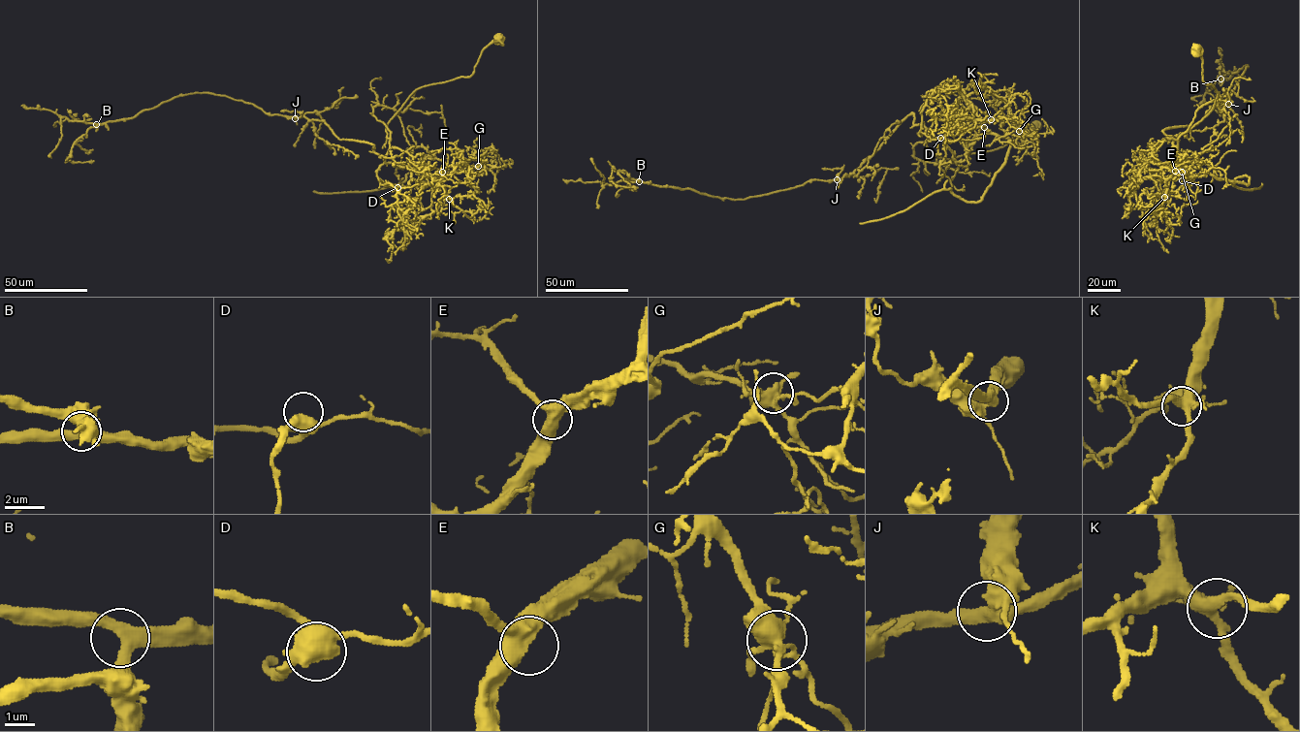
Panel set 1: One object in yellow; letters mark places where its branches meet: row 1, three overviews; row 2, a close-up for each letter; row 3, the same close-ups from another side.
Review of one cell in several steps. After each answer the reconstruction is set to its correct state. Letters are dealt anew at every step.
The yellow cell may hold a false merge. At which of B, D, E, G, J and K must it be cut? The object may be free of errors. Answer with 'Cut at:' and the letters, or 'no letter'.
Cut at: G

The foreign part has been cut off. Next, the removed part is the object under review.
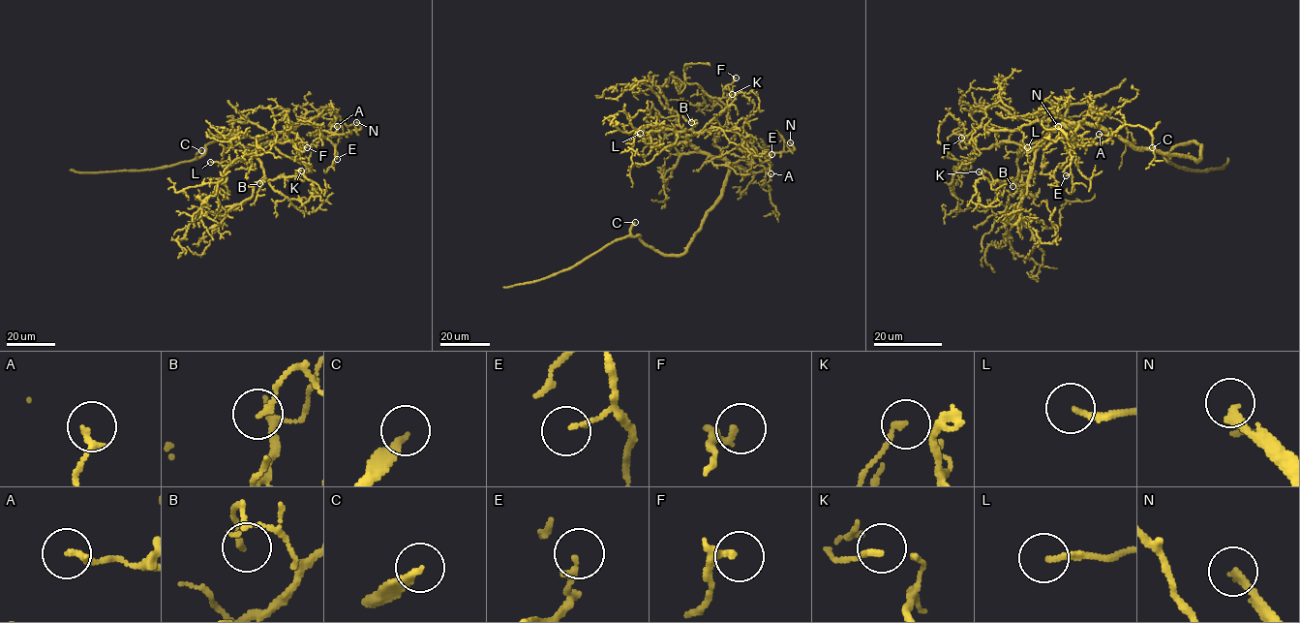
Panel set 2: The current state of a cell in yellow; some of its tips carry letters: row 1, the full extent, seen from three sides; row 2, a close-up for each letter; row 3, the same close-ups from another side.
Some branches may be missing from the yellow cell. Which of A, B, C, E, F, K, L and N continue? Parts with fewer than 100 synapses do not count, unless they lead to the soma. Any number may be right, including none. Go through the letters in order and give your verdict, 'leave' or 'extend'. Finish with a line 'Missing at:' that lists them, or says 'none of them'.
A: leave
B: leave
C: extend
E: leave
F: leave
K: leave
L: leave
N: leave
Missing at: C

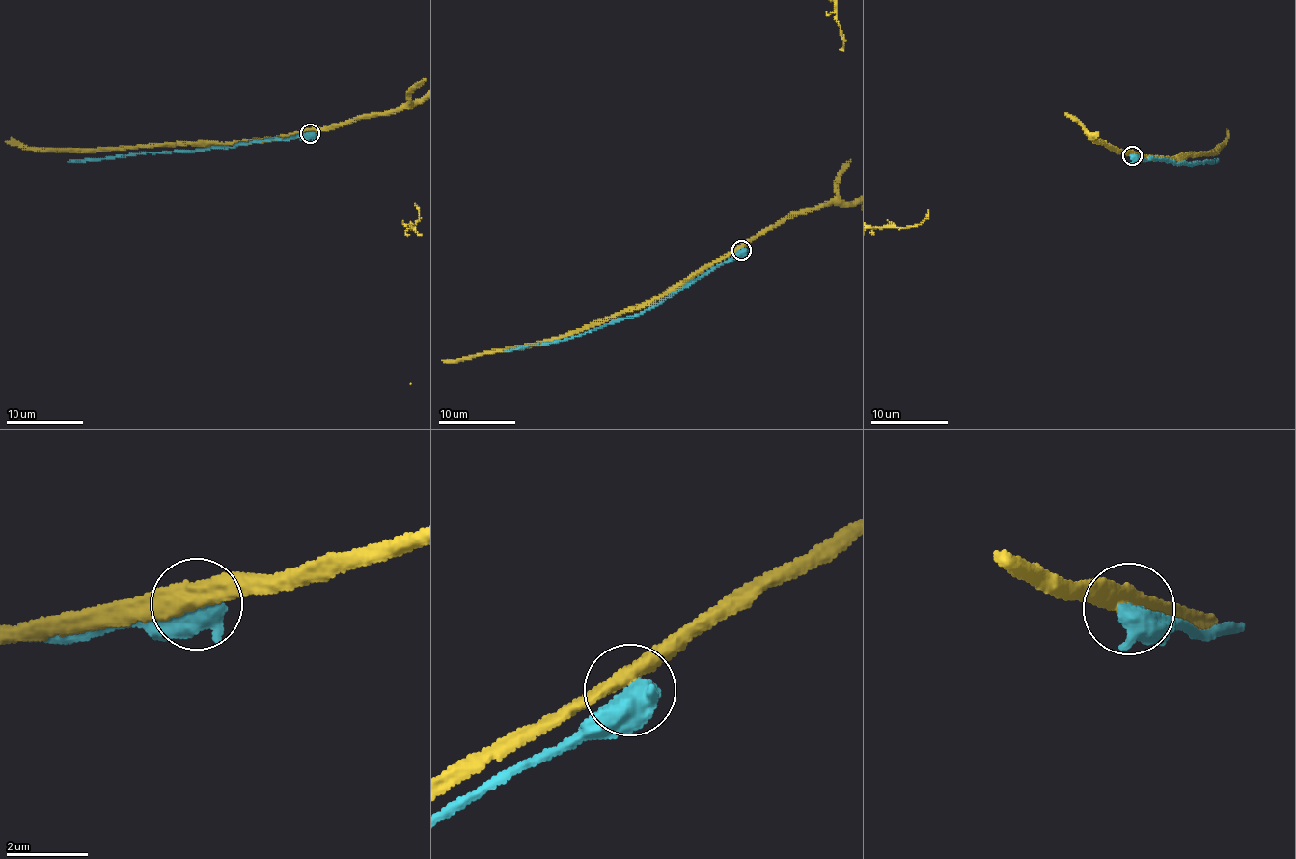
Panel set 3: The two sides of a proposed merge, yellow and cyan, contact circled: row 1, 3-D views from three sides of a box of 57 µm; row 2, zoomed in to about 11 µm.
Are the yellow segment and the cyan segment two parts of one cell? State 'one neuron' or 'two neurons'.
two neurons

